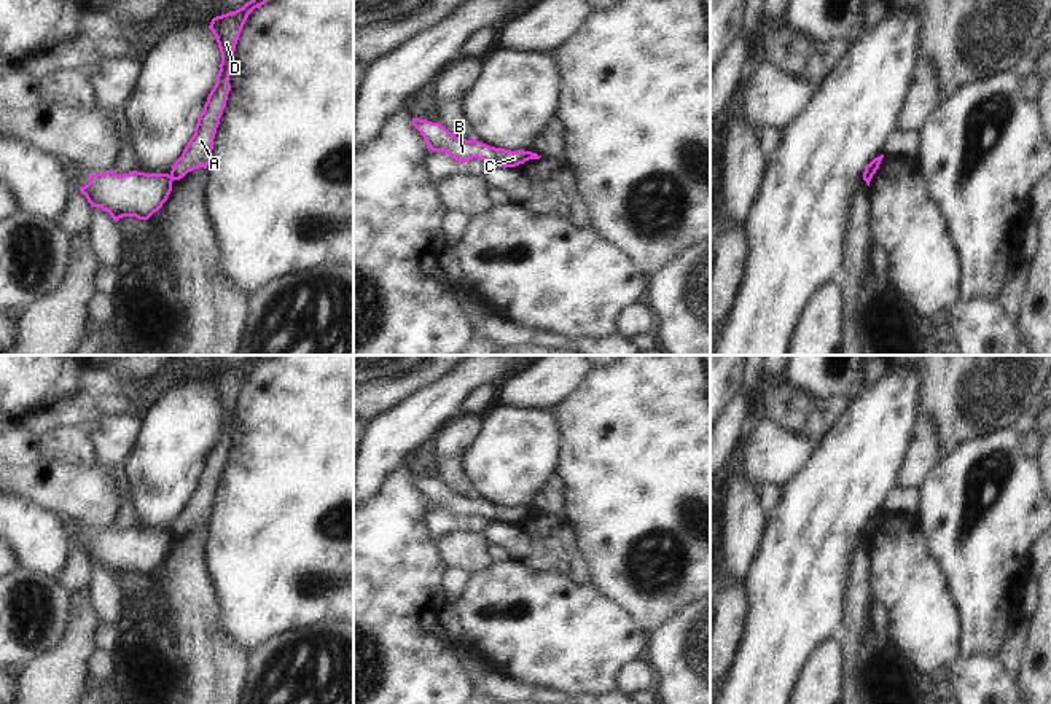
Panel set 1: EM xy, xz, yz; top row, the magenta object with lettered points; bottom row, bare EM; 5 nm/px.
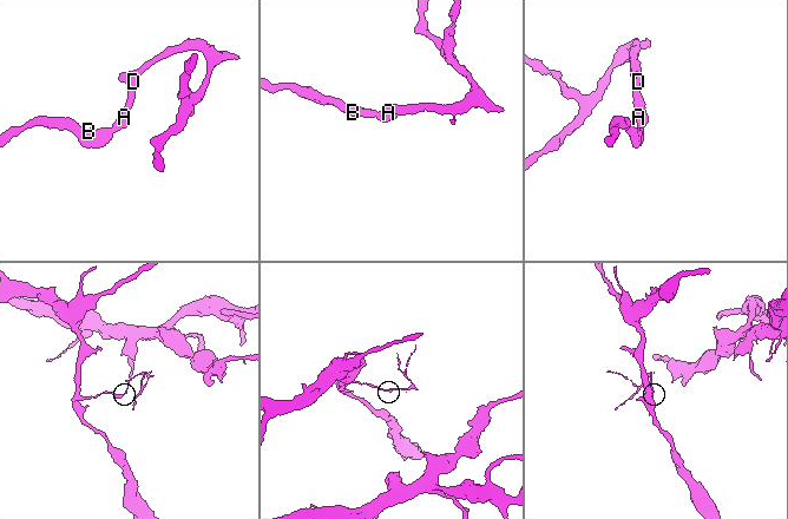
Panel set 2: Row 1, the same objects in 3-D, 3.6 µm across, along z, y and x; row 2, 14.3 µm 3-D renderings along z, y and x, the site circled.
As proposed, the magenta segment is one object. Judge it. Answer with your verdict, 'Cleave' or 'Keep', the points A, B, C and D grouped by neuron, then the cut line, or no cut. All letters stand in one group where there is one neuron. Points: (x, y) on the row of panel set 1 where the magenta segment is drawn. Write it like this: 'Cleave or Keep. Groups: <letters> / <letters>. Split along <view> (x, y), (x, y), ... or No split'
Cleave. Groups: A D / B C. Split along xy (169, 176), (172, 180).

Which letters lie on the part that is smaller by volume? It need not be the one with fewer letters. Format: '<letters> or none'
A, D.

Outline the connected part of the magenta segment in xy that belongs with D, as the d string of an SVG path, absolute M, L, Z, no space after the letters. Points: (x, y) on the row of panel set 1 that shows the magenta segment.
M250 0L242 8L212 19L209 29L217 38L221 53L221 64L217 75L217 83L207 97L202 113L197 118L194 134L185 147L182 156L172 166L172 180L180 180L188 172L199 167L207 169L213 150L217 127L231 91L229 73L239 35L248 14L266 2L269 0Z

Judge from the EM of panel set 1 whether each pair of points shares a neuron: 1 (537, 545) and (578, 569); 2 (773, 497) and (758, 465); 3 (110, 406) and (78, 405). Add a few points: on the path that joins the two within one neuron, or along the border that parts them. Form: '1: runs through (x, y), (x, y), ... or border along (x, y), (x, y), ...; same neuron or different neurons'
1: runs through (546, 545), (569, 563); same neuron
2: border along (754, 481), (768, 481), (782, 489); different neurons
3: runs through (102, 406), (86, 406); same neuron

